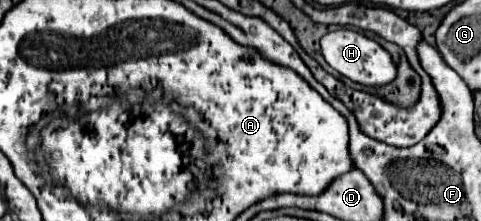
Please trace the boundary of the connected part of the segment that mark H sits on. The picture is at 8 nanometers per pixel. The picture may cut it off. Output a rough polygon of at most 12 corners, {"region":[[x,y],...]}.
{"region":[[353,29],[321,39],[325,61],[343,77],[383,87],[397,63]]}

